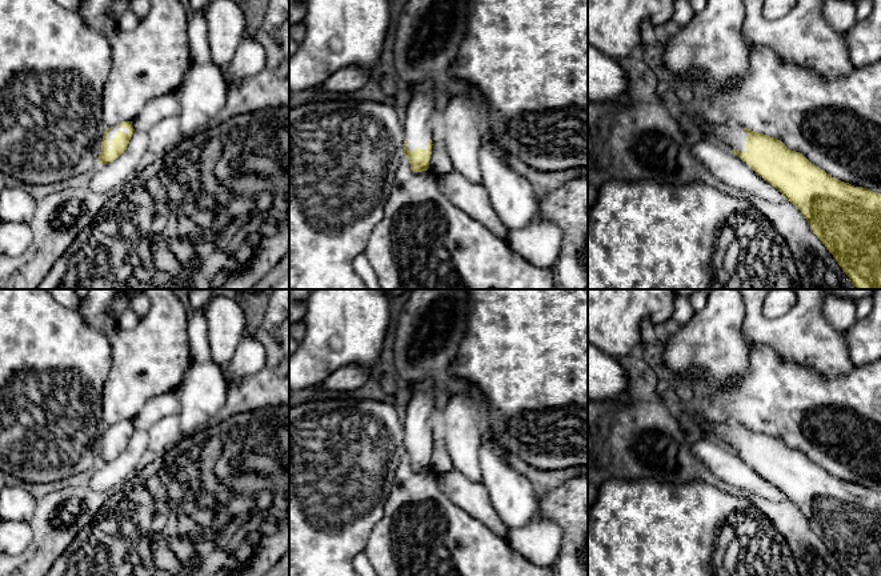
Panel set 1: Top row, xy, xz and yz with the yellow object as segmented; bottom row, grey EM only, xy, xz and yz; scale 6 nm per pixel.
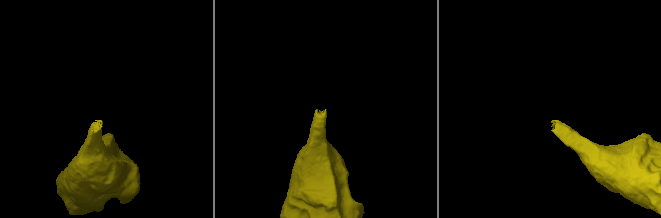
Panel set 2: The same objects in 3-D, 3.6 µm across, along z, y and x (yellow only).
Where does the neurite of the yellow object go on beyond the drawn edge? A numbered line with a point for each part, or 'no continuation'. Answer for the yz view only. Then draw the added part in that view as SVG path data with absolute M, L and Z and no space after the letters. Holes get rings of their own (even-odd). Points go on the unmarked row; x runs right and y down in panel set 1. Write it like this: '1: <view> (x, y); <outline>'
1: yz (733, 436); M705 411L701 415L701 427L705 431L706 436L710 436L721 443L724 443L728 448L738 448L746 449L746 435L748 432L744 429L744 425L740 424L729 424L721 416Z

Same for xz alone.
1: xz (419, 414); M424 380L413 387L413 397L403 409L407 447L427 448L432 439L432 421L440 411L440 384Z

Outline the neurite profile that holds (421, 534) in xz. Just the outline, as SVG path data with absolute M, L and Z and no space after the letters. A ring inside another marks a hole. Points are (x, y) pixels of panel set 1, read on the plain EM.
M403 453L389 485L384 516L364 549L377 576L554 576L552 567L533 564L508 540L454 505L440 485L440 473L431 467L413 471Z

